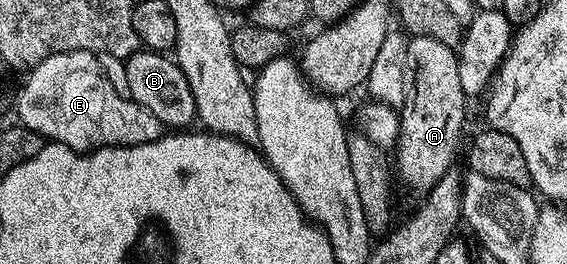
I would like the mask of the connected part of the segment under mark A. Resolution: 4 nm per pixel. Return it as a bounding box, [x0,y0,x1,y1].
[394,37,466,195]

